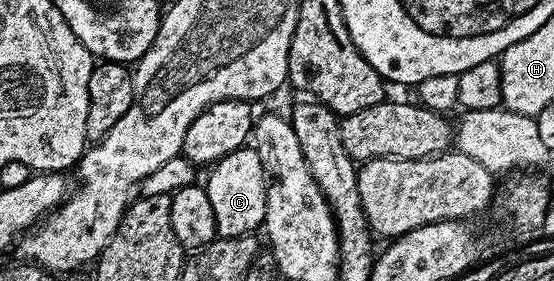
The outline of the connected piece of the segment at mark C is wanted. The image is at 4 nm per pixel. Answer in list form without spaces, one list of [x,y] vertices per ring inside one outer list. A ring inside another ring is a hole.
[[[246,145],[235,149],[227,157],[212,164],[209,183],[204,184],[207,197],[211,197],[211,210],[215,212],[215,225],[220,238],[254,234],[265,222],[265,170],[259,161],[257,148]]]

